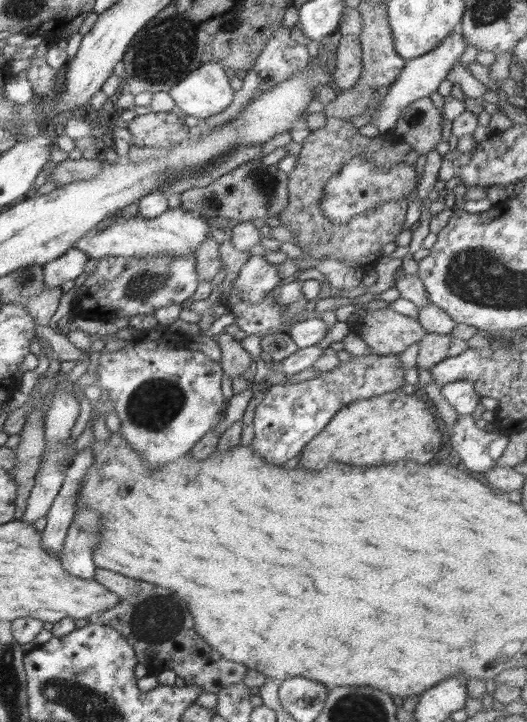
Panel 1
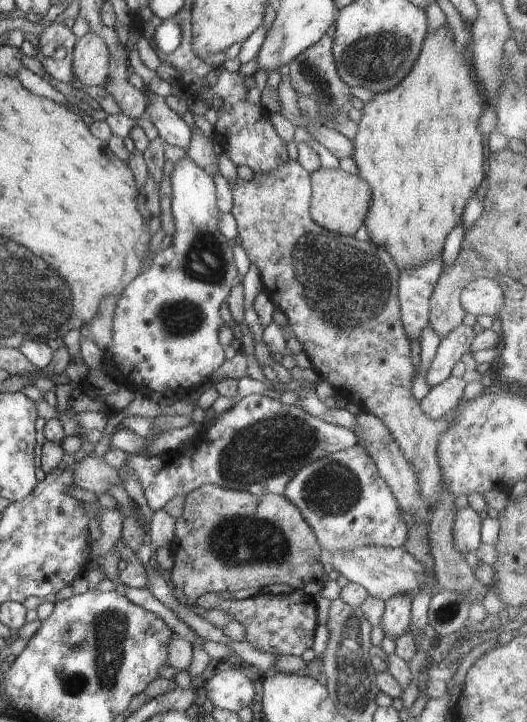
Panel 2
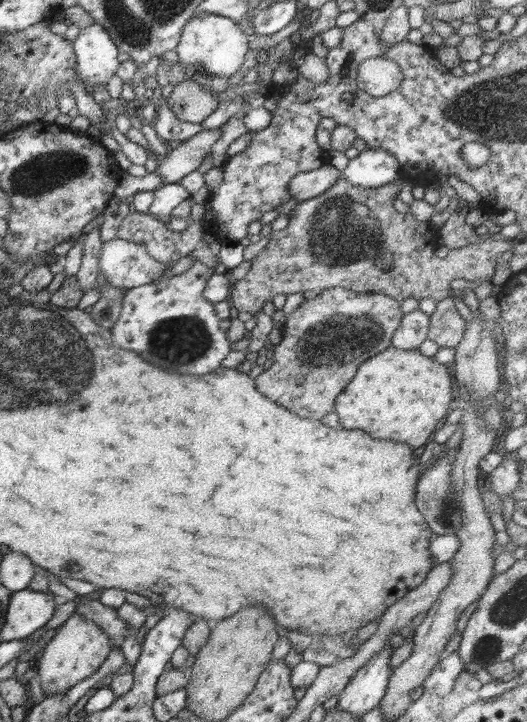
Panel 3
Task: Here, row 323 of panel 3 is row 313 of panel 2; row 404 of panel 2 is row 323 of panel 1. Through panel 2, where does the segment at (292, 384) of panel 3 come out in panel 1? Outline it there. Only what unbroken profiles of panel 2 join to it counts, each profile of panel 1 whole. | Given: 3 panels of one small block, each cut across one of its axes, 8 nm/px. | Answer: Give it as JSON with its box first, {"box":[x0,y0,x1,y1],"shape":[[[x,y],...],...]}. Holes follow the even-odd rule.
{"box":[351,307,428,356],"shape":[[[389,307],[382,309],[369,310],[364,317],[359,317],[358,321],[351,328],[351,331],[358,333],[368,344],[371,354],[384,356],[387,354],[399,355],[408,346],[412,346],[415,342],[419,342],[428,332],[418,322],[418,319],[398,313]]]}

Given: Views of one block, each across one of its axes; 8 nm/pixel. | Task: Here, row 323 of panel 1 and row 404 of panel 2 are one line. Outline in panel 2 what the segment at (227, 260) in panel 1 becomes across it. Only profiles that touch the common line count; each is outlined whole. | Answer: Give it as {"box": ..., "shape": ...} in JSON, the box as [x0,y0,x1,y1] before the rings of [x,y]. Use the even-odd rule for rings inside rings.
{"box":[127,393,358,511],"shape":[[[255,393],[243,397],[234,407],[225,410],[220,420],[216,422],[216,427],[213,426],[208,431],[202,432],[199,440],[195,442],[195,450],[190,458],[178,451],[168,451],[158,457],[129,455],[127,464],[136,472],[144,489],[144,498],[148,506],[153,511],[157,511],[164,508],[164,504],[173,496],[186,496],[190,488],[196,490],[204,484],[255,495],[282,495],[288,488],[288,482],[296,474],[296,470],[304,468],[308,462],[316,458],[322,458],[326,454],[346,450],[356,445],[358,445],[358,439],[352,430],[318,420],[297,406],[285,405],[276,399]]]}

